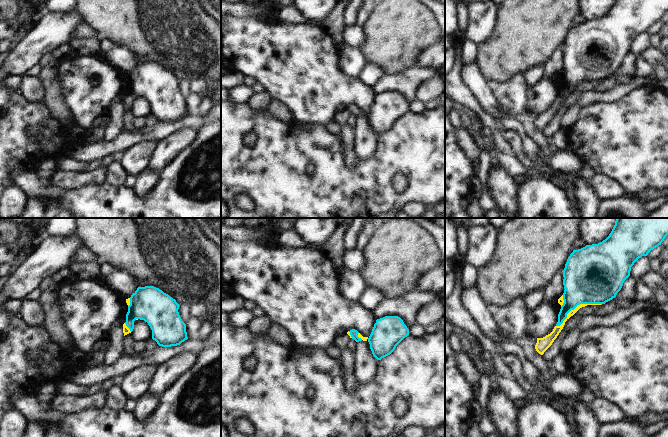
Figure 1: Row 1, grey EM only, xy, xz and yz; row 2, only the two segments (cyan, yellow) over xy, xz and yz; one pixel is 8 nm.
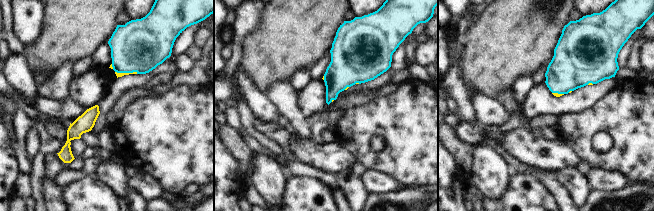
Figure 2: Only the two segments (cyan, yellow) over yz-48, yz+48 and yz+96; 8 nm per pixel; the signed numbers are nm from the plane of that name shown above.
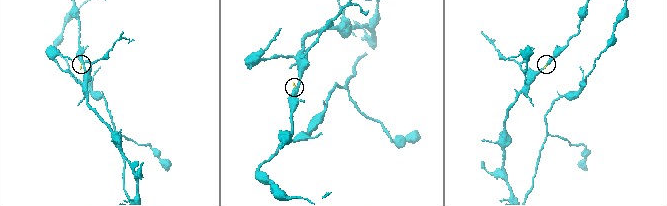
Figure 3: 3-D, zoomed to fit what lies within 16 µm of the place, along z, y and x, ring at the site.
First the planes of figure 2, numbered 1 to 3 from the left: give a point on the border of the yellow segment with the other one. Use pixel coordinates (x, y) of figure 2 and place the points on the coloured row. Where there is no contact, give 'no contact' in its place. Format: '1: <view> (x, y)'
1: yz-48 (126, 72)
2: yz+48 (346, 87)
3: yz+96 (558, 93)

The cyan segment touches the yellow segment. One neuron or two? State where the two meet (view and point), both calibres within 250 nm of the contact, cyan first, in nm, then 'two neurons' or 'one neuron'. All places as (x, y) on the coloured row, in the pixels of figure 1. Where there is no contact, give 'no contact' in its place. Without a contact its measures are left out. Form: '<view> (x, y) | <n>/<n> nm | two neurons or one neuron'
yz (577, 305) | 440/60 nm | one neuron

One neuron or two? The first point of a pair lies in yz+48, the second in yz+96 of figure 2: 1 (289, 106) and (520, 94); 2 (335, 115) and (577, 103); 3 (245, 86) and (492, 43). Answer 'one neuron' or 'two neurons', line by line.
1: two neurons
2: two neurons
3: two neurons

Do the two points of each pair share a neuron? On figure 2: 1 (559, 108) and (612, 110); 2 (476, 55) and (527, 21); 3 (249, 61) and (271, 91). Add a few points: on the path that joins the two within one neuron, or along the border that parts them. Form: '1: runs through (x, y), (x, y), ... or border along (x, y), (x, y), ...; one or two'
1: border along (602, 97), (589, 107), (563, 114), (560, 117); two
2: runs through (489, 55), (493, 55), (514, 34); one
3: border along (289, 77), (269, 83), (263, 91); two

